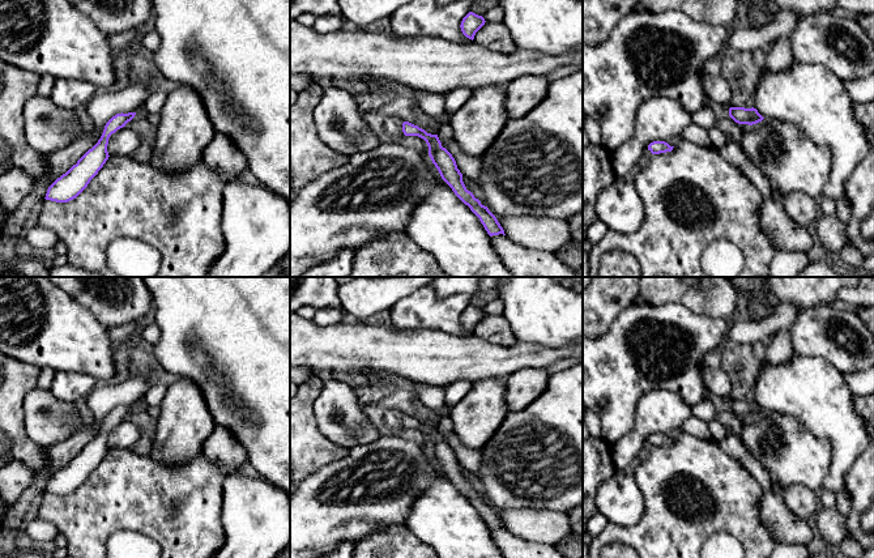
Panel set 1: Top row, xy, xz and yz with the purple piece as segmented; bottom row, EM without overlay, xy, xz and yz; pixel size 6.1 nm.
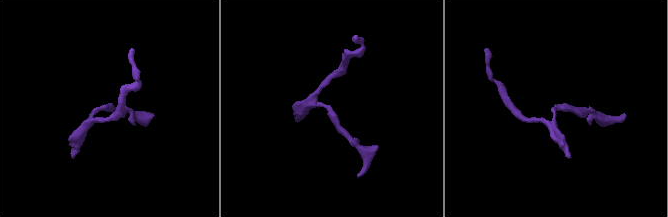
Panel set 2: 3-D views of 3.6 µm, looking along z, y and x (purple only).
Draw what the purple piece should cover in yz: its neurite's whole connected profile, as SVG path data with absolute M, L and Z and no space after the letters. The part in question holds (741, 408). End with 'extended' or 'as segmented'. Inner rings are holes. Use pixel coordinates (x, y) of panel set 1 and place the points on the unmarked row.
M730 400L729 409L738 417L756 417L764 410L758 405L756 401L745 401L745 400Z | as segmented

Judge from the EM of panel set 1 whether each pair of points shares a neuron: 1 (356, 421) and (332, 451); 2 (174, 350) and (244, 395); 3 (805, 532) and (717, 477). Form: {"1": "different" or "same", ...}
{"1": "different", "2": "same", "3": "different"}

